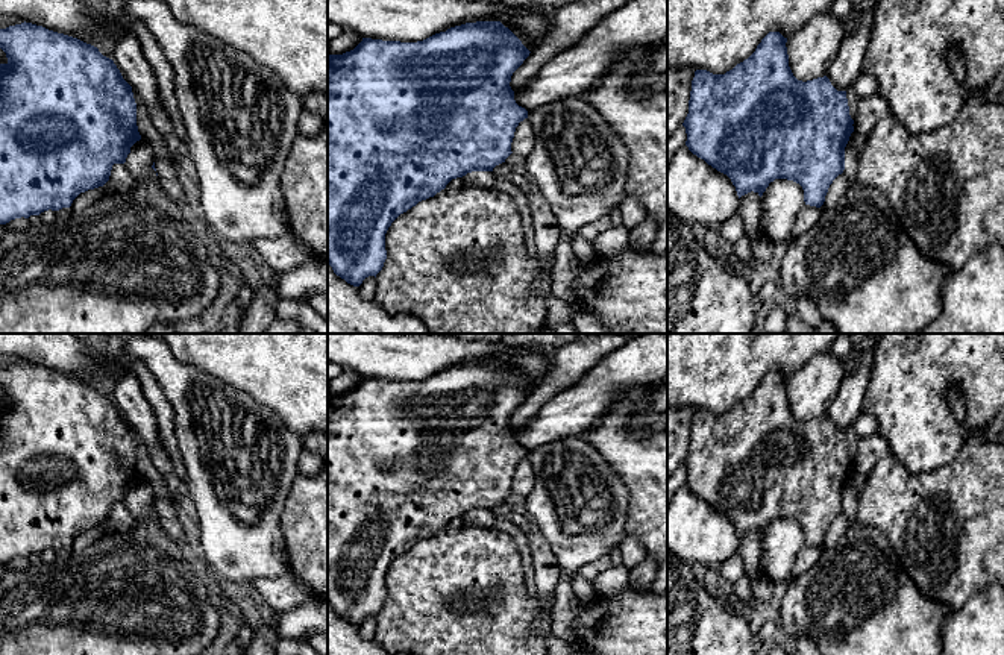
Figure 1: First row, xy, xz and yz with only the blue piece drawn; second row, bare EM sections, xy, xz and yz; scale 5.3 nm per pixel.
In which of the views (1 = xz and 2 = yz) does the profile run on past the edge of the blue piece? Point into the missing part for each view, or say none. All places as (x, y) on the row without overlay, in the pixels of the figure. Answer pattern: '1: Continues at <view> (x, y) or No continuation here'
1: No continuation here
2: No continuation here

